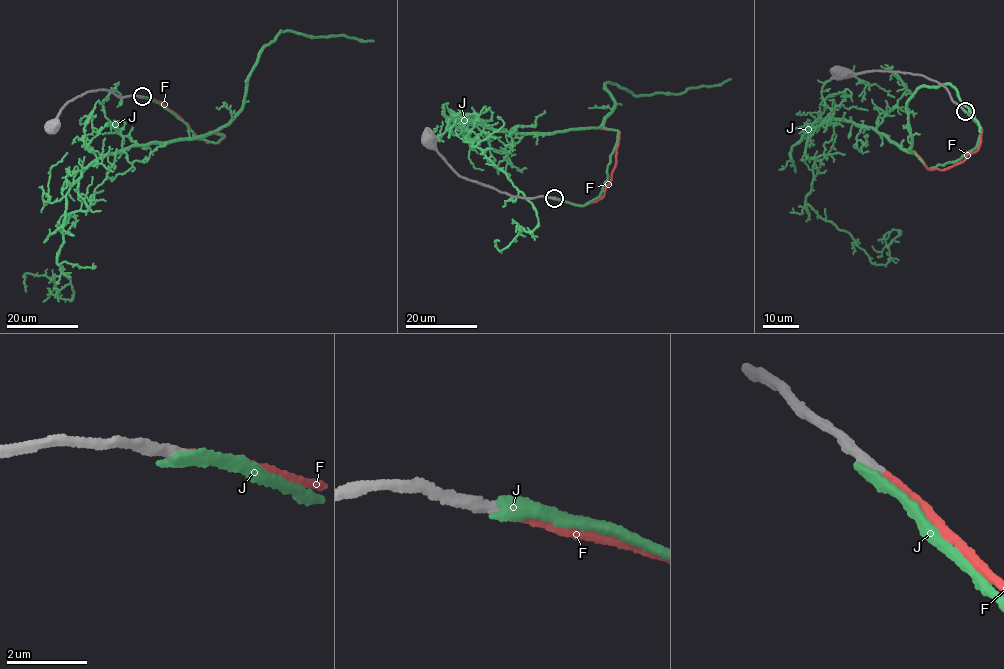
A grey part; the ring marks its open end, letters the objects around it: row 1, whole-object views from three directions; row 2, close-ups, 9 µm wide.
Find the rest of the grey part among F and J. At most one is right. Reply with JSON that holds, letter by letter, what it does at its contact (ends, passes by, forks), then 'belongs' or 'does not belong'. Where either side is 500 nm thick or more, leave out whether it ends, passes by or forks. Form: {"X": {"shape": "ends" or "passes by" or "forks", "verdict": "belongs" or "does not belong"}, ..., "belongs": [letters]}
{"F": {"shape": "ends", "verdict": "belongs"}, "J": {"shape": "ends", "verdict": "does not belong"}, "belongs": ["F"]}

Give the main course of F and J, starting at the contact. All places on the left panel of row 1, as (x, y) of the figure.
F: (142, 96), (160, 101), (208, 143), (217, 142), (223, 136), (210, 130)
J: (141, 97), (197, 138), (223, 136), (89, 164), (88, 209), (58, 252), (71, 300), (27, 273), (26, 292)

